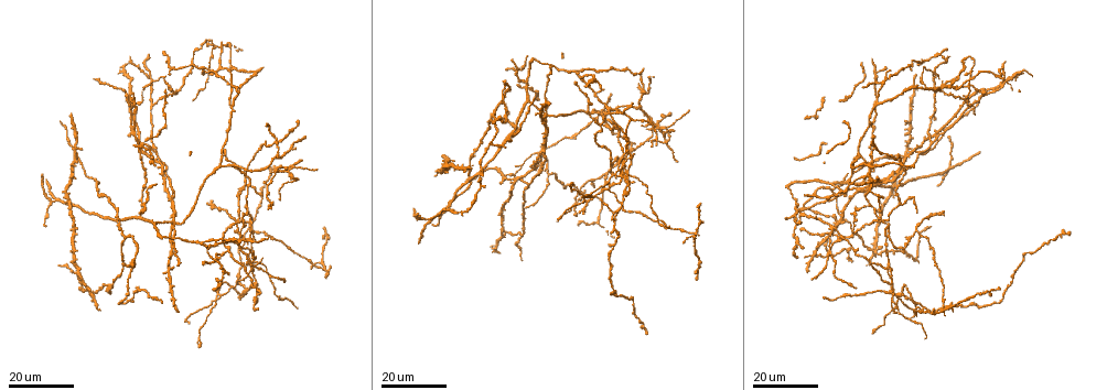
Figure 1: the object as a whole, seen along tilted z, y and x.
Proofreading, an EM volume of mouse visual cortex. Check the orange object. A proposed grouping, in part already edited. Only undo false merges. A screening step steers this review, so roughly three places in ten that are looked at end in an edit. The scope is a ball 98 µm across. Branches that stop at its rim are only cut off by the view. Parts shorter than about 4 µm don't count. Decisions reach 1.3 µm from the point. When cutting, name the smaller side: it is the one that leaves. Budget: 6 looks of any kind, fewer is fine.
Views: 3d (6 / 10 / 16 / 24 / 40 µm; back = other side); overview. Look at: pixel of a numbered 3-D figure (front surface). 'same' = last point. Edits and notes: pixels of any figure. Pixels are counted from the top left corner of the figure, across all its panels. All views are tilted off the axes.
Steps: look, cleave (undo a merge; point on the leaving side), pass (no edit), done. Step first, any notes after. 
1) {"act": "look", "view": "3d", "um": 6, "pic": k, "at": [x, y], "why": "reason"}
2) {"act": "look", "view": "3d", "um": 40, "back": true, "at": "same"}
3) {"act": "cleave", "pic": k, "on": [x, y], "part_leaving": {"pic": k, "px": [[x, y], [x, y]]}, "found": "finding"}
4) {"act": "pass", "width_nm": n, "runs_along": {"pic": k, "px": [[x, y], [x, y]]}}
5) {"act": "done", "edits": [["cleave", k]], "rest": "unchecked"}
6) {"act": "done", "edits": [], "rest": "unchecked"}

{"act": "look", "view": "3d", "um": 24, "pic": 1, "at": [914, 230], "why": "a fork"}

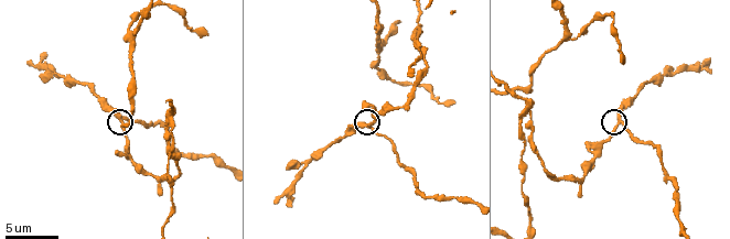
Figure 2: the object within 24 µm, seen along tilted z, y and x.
{"act": "look", "view": "3d", "um": 10, "pic": 2, "at": [125, 116]}

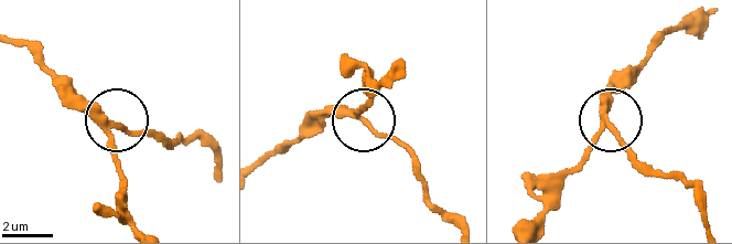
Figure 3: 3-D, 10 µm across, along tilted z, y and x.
{"act": "cleave", "pic": 3, "on": [129, 133], "part_leaving": {"pic": 3, "px": [[602, 112], [634, 158], [690, 189], [706, 223]]}, "found": "a second neuron is stuck on"}

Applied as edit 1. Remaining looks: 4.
{"act": "look", "view": "overview"}

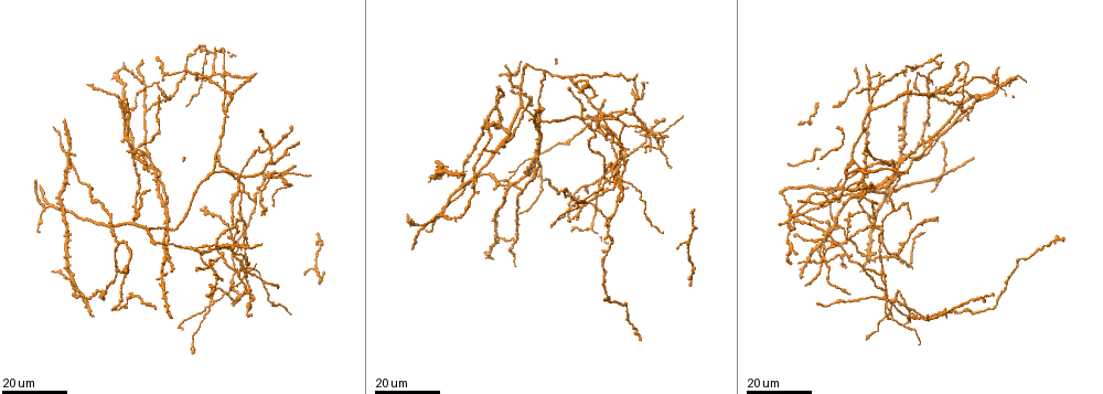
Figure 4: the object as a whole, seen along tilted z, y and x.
{"act": "look", "view": "3d", "um": 16, "pic": 4, "at": [232, 204]}

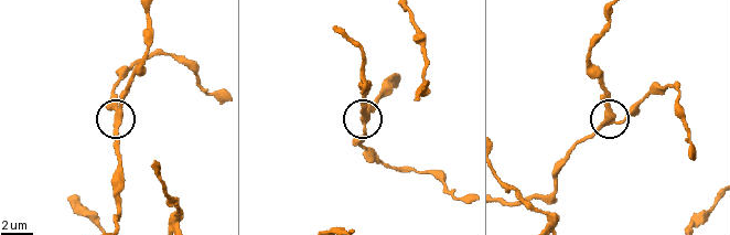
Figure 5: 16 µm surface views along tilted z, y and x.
{"act": "look", "view": "3d", "um": 6, "pic": 5, "at": [612, 117]}

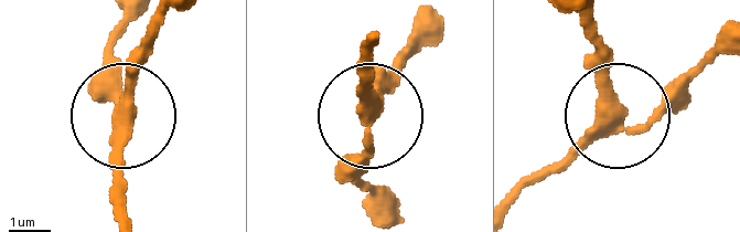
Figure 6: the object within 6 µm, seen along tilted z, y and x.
{"act": "look", "view": "3d", "um": 6, "back": true, "pic": 6, "at": [616, 111]}

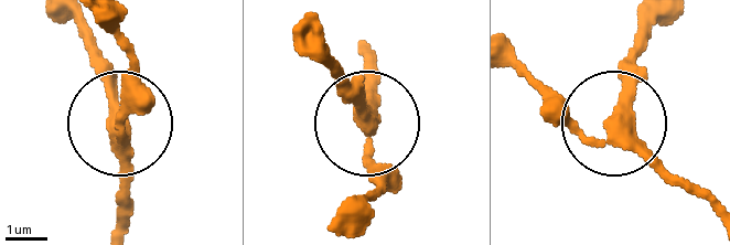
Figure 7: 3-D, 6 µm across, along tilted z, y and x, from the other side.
{"act": "pass", "width_nm": 300, "found": "one neuron here"}

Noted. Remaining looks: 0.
{"act": "done", "edits": [["cleave", 3]], "rest": "unchecked"}

